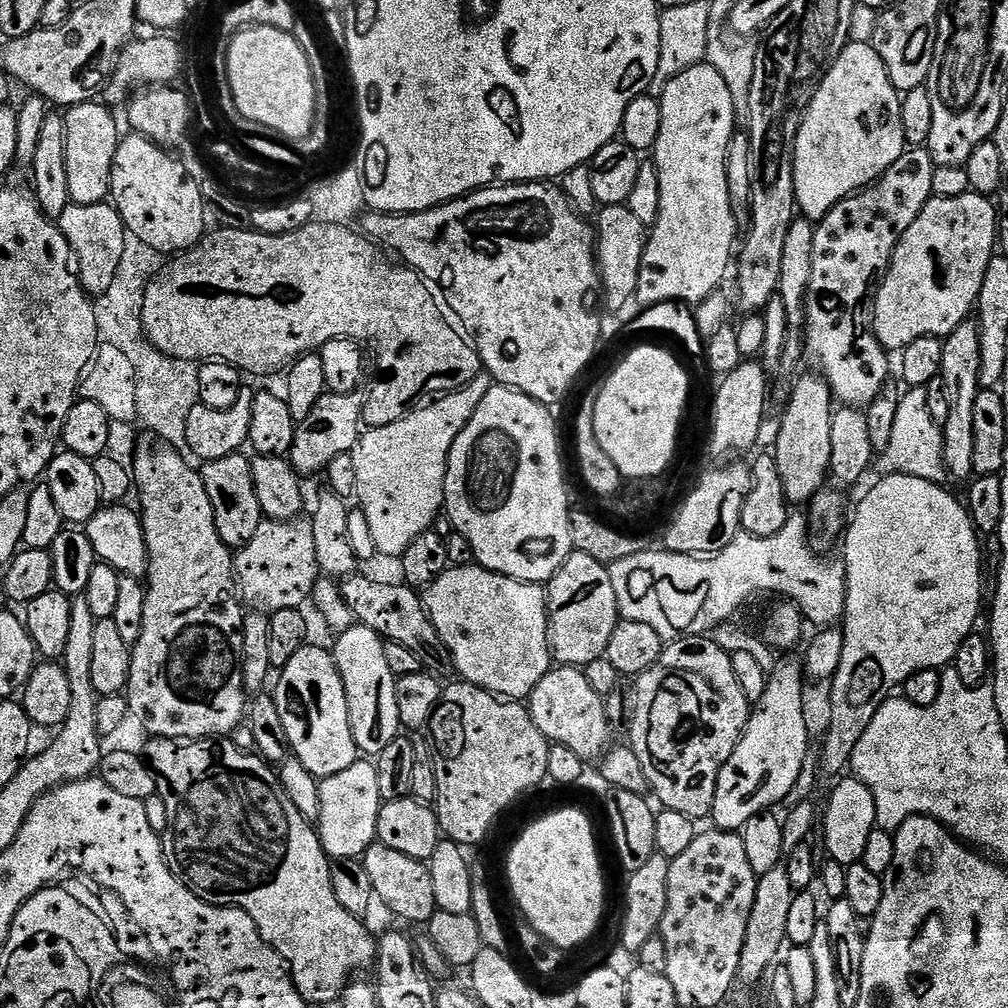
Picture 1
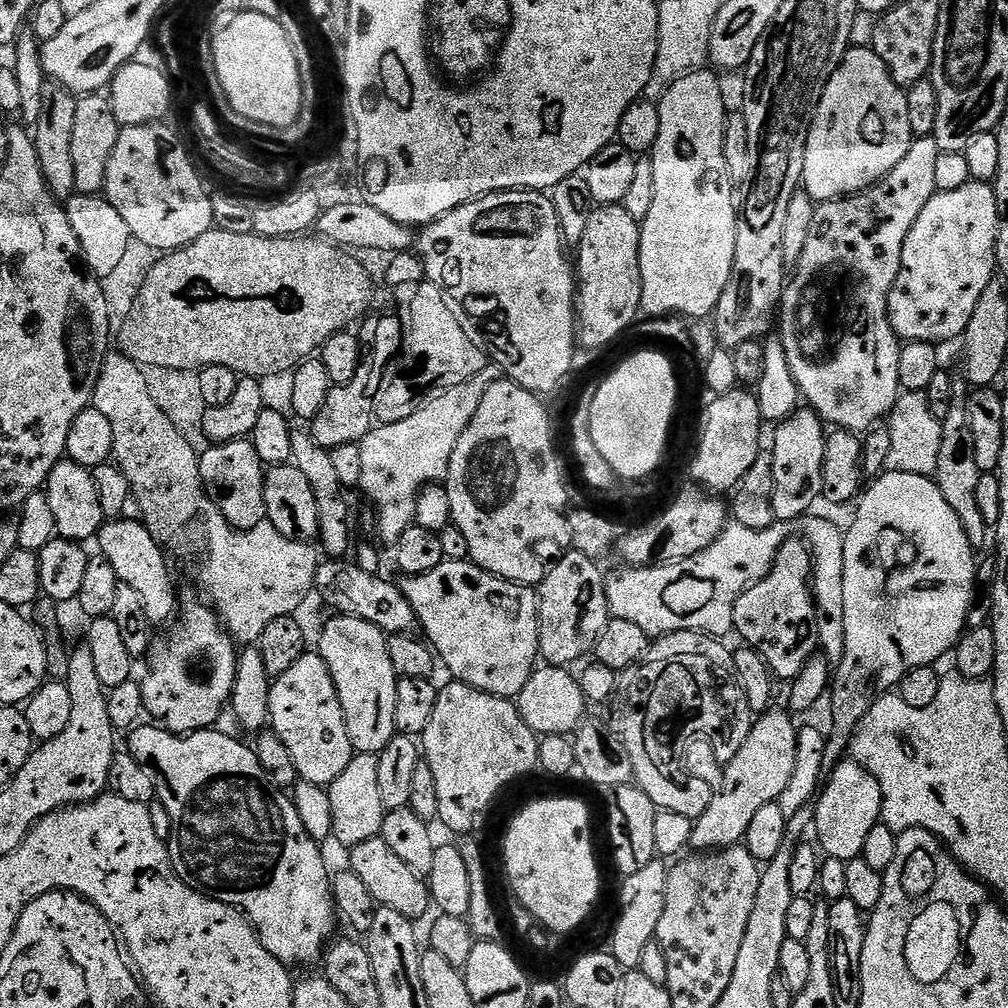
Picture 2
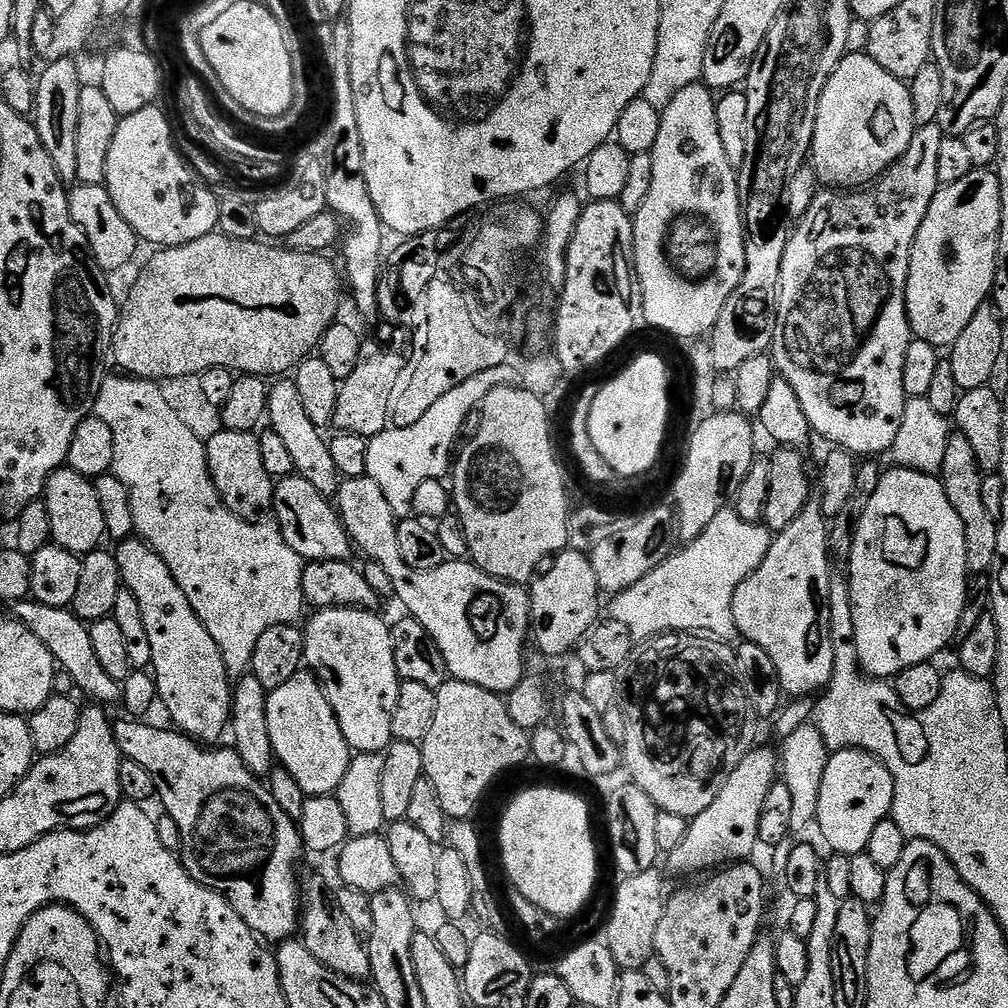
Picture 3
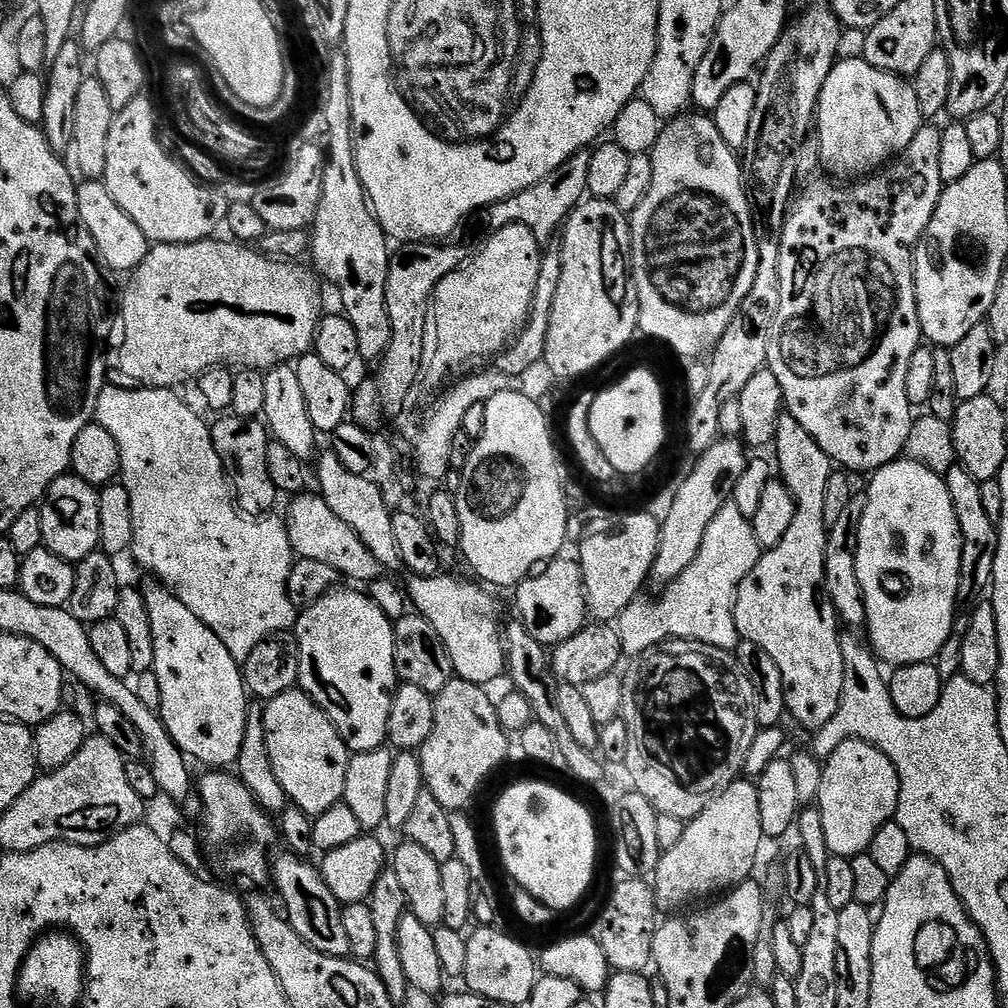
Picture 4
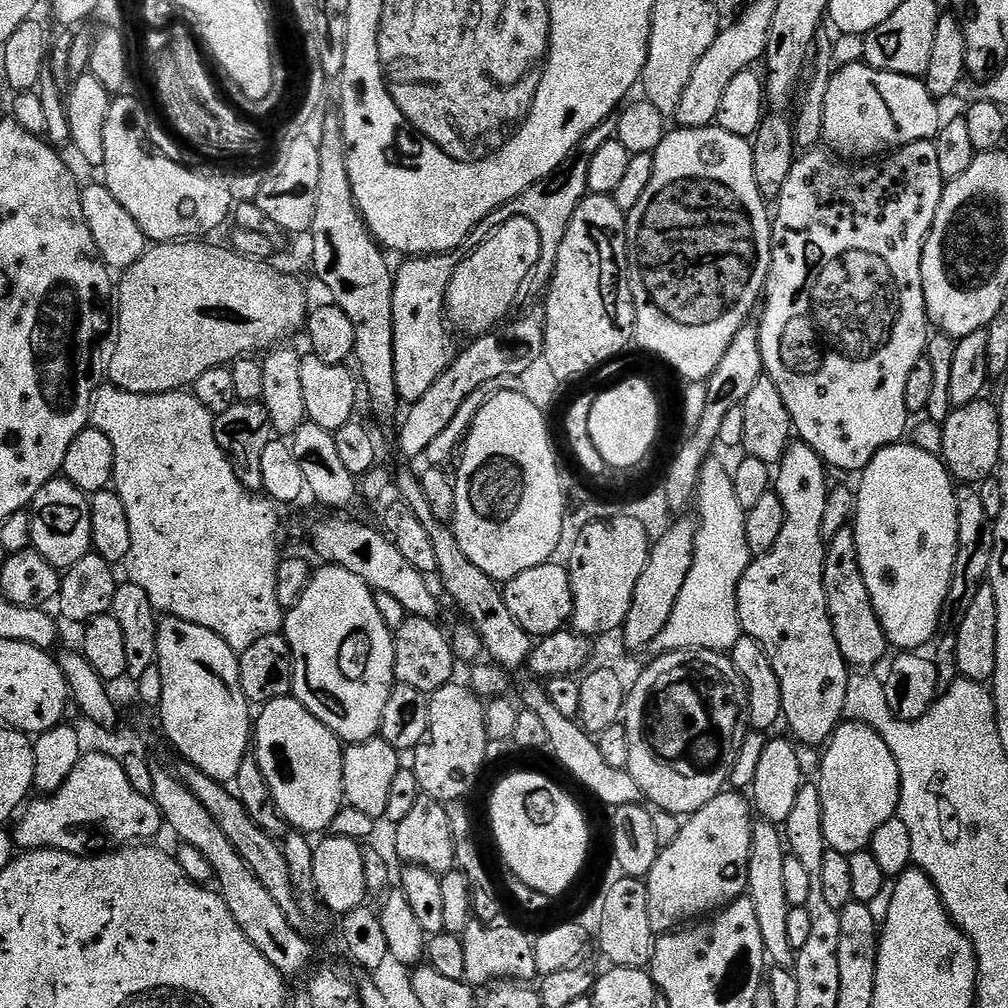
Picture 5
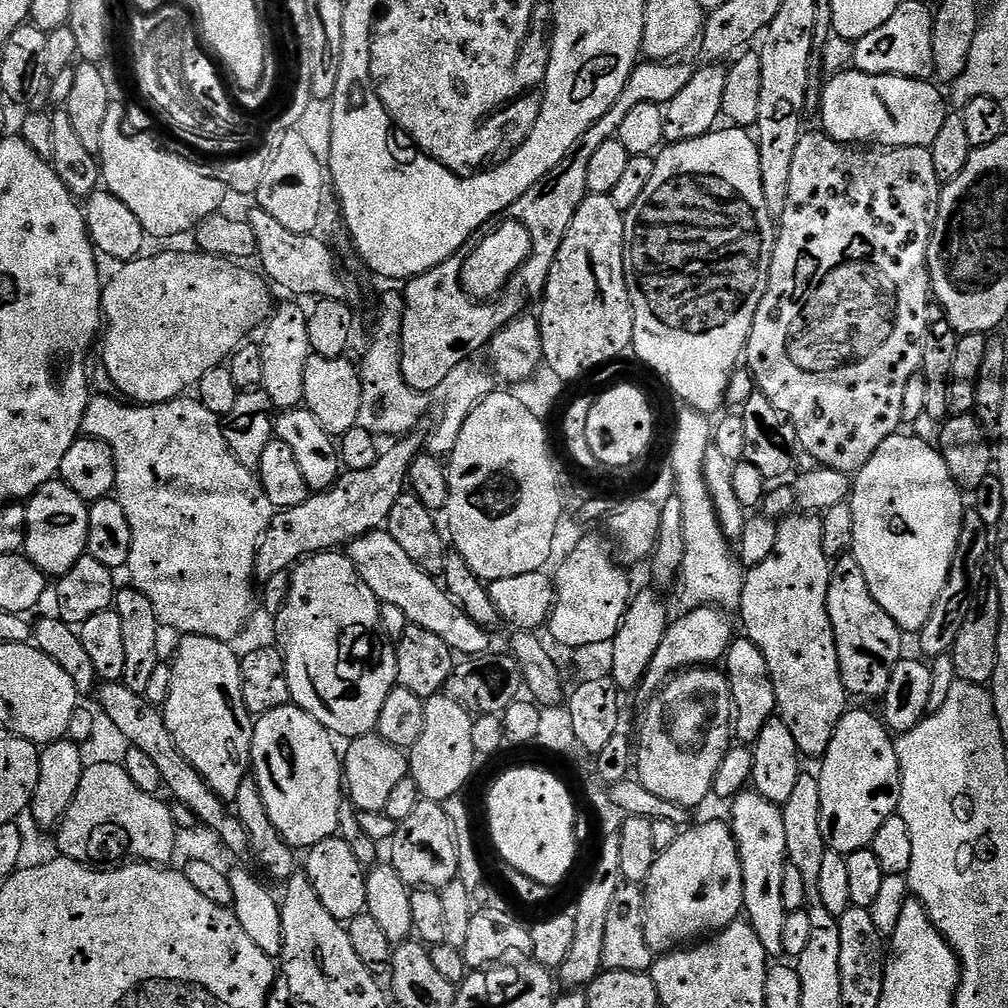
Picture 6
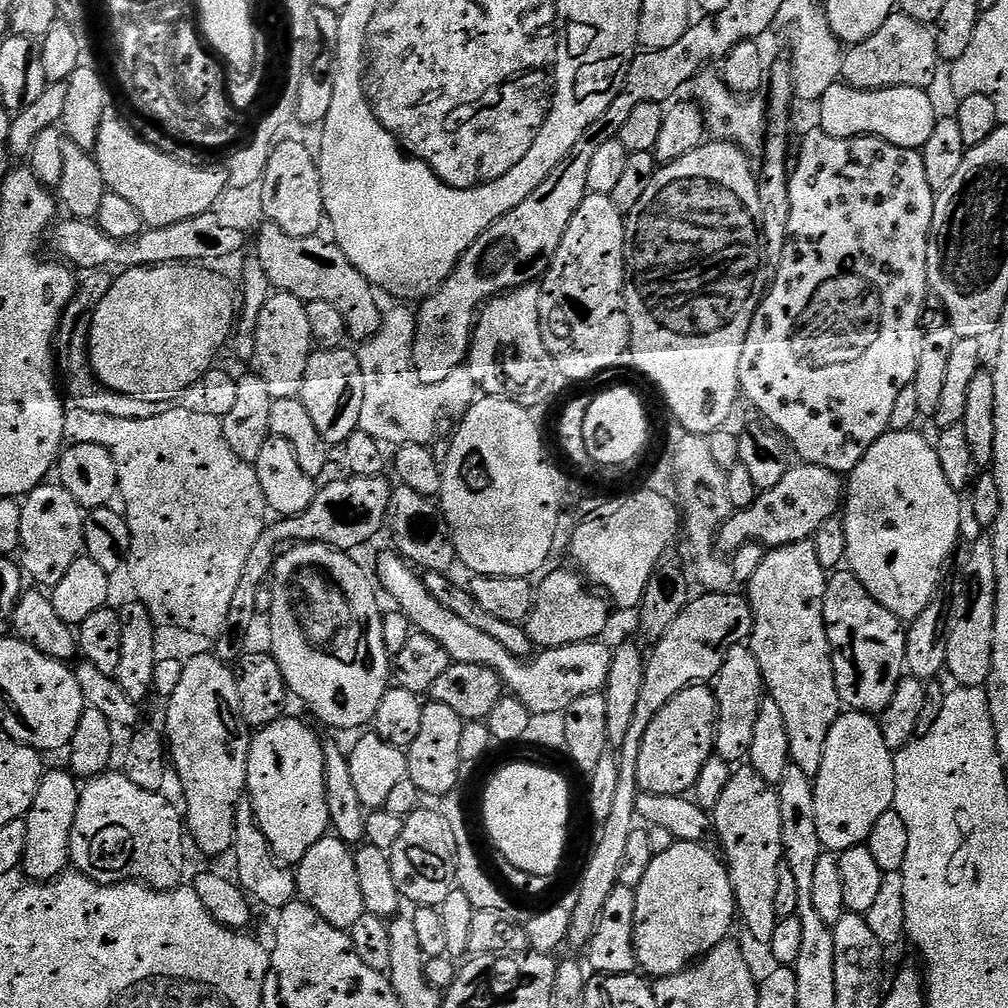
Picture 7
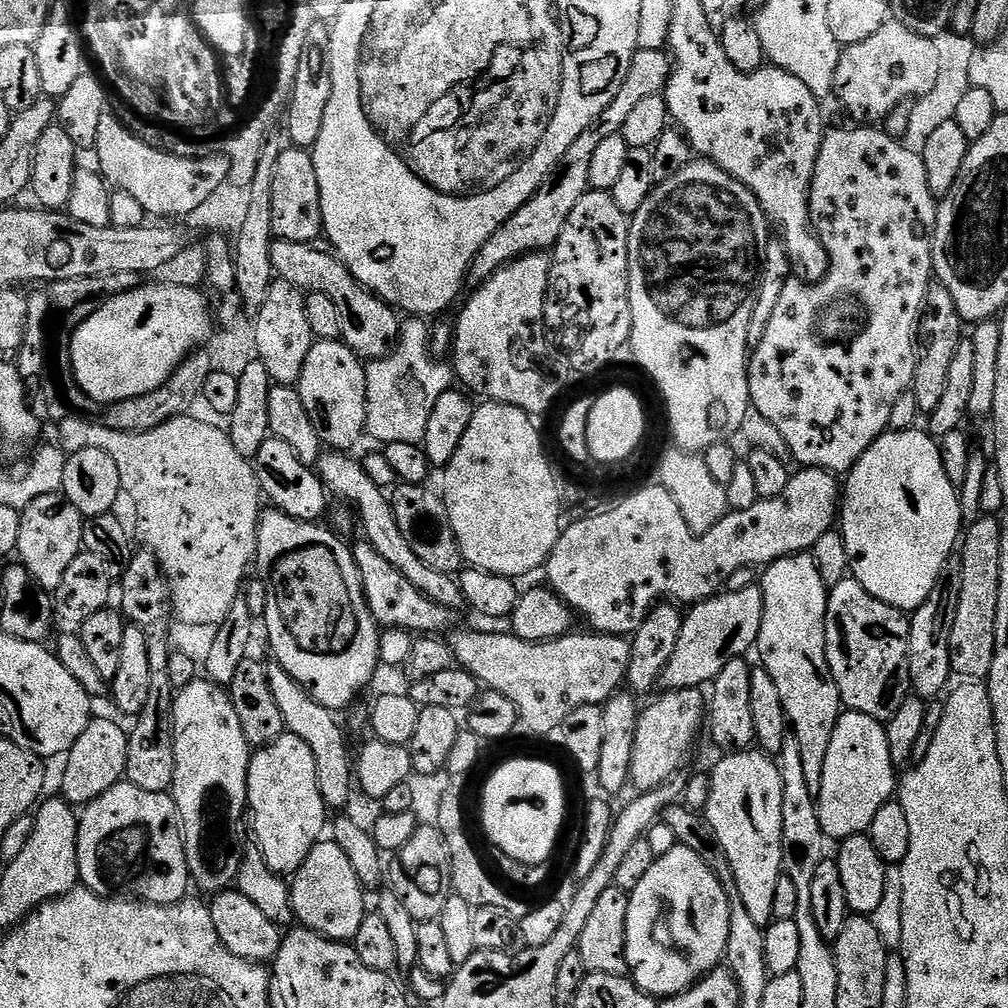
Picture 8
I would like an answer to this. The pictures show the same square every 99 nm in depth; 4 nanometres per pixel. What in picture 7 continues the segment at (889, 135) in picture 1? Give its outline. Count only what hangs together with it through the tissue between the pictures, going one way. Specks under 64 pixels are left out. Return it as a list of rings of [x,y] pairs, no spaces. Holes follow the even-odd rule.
[[[847,82],[830,86],[819,101],[819,127],[831,136],[877,136],[894,146],[922,150],[934,134],[938,119],[936,104],[923,88],[855,88]]]

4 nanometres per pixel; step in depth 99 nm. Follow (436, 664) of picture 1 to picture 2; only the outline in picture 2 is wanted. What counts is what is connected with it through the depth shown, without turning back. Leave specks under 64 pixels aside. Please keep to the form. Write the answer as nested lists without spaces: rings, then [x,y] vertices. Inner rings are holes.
[[[328,558],[316,571],[314,592],[317,597],[320,595],[324,599],[326,607],[333,608],[333,613],[350,618],[362,618],[378,626],[385,634],[402,636],[411,633],[418,624],[414,606],[406,602],[406,594],[402,594],[399,583],[391,584],[384,579],[383,575],[366,574],[366,570],[347,559]]]

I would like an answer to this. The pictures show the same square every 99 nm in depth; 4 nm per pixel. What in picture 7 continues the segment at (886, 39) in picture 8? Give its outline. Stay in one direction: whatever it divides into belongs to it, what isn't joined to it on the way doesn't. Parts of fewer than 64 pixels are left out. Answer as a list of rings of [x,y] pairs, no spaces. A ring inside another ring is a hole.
[[[896,10],[886,18],[886,22],[882,22],[882,26],[878,26],[878,30],[874,30],[874,34],[870,34],[870,38],[851,45],[844,52],[842,76],[855,88],[910,86],[928,90],[940,67],[942,61],[935,31],[918,18]]]

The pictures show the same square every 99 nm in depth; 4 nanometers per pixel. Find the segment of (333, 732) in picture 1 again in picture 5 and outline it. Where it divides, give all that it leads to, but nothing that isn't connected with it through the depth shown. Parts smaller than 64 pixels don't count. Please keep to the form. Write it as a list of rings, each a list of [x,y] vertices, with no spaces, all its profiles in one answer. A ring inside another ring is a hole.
[[[283,696],[259,709],[254,720],[254,755],[270,786],[270,794],[274,794],[274,802],[281,816],[295,831],[327,833],[340,809],[345,807],[342,778],[344,749],[340,737],[335,736],[314,714],[310,714],[302,701],[292,696]]]

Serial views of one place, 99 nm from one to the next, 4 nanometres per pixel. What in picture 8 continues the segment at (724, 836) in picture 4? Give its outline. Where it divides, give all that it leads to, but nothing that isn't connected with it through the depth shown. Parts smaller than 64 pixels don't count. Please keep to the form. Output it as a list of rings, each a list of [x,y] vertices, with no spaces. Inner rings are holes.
[[[678,846],[674,850],[670,850],[670,854],[658,856],[656,861],[650,866],[650,870],[646,870],[646,878],[642,878],[642,882],[638,882],[638,886],[628,897],[628,909],[626,910],[626,962],[628,963],[628,971],[632,983],[642,989],[647,996],[653,998],[677,996],[679,992],[685,992],[686,989],[697,984],[697,982],[708,975],[712,969],[721,967],[728,950],[729,938],[730,905],[724,893],[724,888],[720,884],[720,879],[710,870],[710,866],[706,866],[703,858],[692,848]]]

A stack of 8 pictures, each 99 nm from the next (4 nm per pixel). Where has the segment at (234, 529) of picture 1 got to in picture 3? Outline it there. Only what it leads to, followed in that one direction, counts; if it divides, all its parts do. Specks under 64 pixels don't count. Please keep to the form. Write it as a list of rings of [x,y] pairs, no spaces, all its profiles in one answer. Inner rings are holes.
[[[224,428],[218,434],[214,434],[214,438],[206,441],[204,449],[208,459],[208,469],[213,482],[216,484],[222,503],[240,520],[252,522],[257,518],[267,517],[264,515],[269,515],[272,512],[276,485],[272,476],[266,474],[266,466],[262,466],[262,446],[259,435],[256,432],[239,432],[238,430]]]

